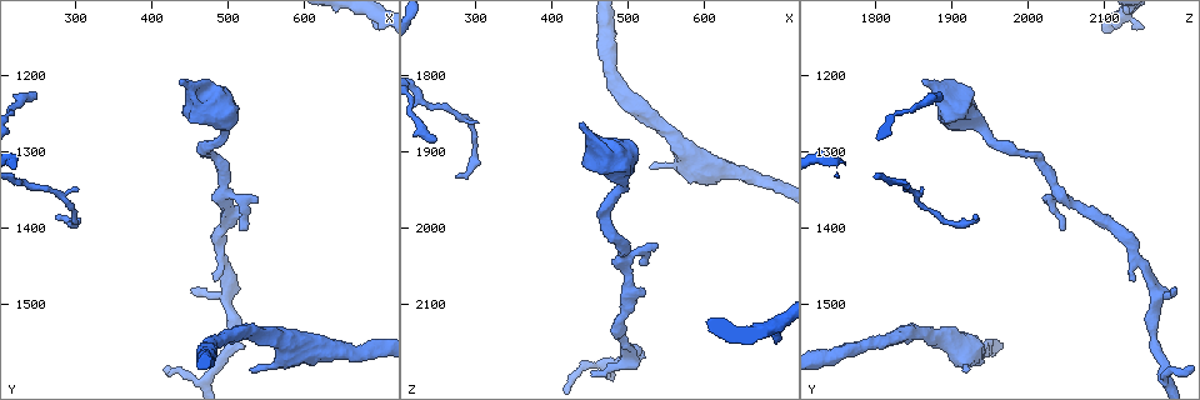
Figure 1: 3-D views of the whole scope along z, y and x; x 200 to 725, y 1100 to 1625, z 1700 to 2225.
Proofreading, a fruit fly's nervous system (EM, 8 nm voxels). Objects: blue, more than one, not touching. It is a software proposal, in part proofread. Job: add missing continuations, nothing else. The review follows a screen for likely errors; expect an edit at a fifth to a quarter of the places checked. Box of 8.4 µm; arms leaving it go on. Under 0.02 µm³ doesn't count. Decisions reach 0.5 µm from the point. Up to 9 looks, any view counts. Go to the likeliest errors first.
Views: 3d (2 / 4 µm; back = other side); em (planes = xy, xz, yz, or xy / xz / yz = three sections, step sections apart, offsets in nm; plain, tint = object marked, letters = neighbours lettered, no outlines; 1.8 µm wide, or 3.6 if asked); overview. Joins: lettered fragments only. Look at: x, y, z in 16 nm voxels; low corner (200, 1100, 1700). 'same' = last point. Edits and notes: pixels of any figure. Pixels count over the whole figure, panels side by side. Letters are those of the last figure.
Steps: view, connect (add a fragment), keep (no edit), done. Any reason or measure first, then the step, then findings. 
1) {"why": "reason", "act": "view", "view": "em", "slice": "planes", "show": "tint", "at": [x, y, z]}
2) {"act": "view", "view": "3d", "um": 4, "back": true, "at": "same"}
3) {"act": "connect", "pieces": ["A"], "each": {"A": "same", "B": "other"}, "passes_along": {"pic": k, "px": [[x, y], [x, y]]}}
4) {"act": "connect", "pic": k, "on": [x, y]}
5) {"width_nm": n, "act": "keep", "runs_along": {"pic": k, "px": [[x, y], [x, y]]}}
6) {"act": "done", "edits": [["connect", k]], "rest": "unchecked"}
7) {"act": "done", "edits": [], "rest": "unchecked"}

{"why": "free end", "act": "view", "view": "3d", "um": 2, "at": [445, 1210, 1860]}

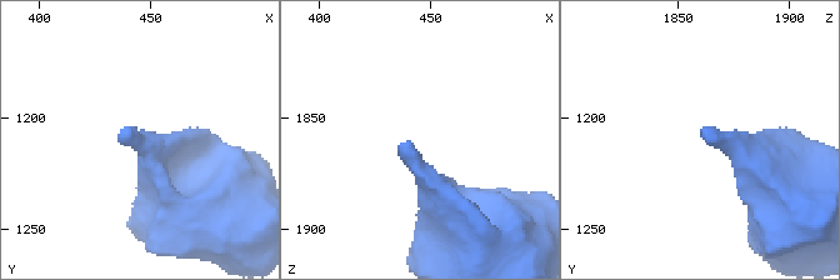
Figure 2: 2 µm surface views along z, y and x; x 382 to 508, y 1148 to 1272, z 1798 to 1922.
{"why": "need the tissue", "act": "view", "view": "em", "slice": "planes", "show": "letters", "at": [442, 1207, 1861]}

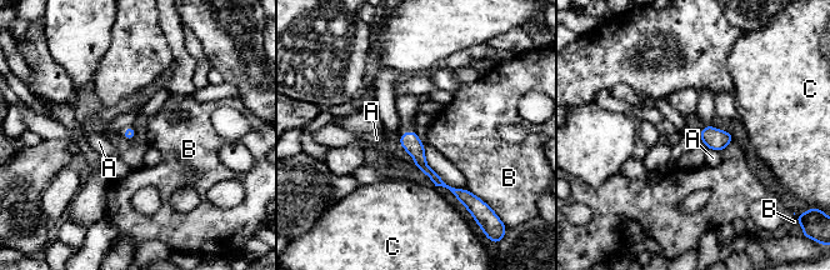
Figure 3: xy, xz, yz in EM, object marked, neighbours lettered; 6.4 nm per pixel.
{"act": "keep", "each": {"A": "other", "B": "other", "C": "other"}, "found": "no lettered fragment goes on from it"}

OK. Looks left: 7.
{"why": "free end", "act": "view", "view": "3d", "um": 4, "at": [490, 1470, 2130]}

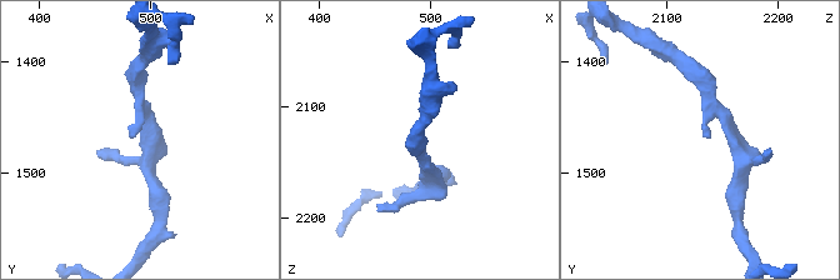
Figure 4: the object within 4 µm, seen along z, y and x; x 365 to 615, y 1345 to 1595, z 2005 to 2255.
{"why": "now the EM", "act": "view", "view": "em", "slice": "yz", "step": 16, "show": "plain", "at": [484, 1466, 2132]}

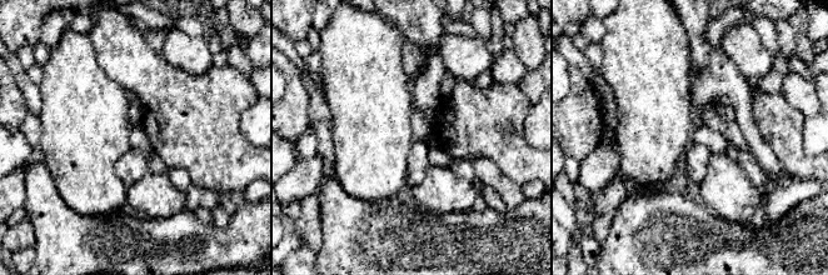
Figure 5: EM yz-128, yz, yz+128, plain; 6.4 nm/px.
{"why": "see the neighbours", "act": "view", "view": "em", "slice": "yz", "step": 16, "show": "letters", "at": "same"}

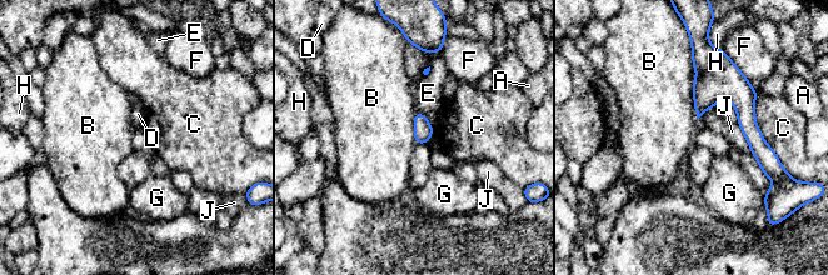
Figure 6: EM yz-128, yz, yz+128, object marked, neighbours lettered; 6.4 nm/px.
{"act": "keep", "each": {"A": "other", "B": "other", "C": "other", "D": "other", "E": "other", "F": "other", "G": "other", "H": "other", "J": "other"}, "runs_along": {"pic": 6, "px": [[697, 66], [744, 105], [762, 163]]}, "found": "none of them fits"}

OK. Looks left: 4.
{"why": "thin end", "act": "view", "view": "3d", "um": 2, "at": [525, 1590, 1920]}

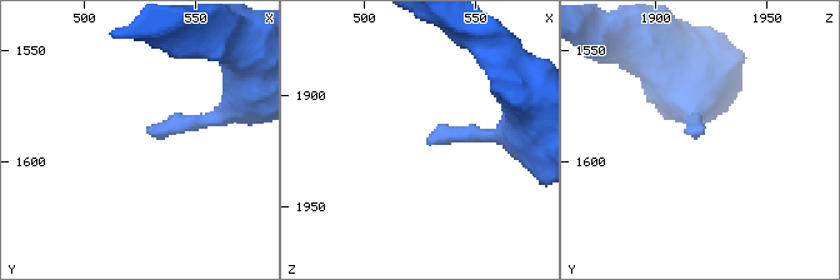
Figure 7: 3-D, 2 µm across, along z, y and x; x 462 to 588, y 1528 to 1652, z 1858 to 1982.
{"act": "view", "view": "em", "slice": "xy", "step": 16, "show": "letters", "at": [529, 1587, 1920]}

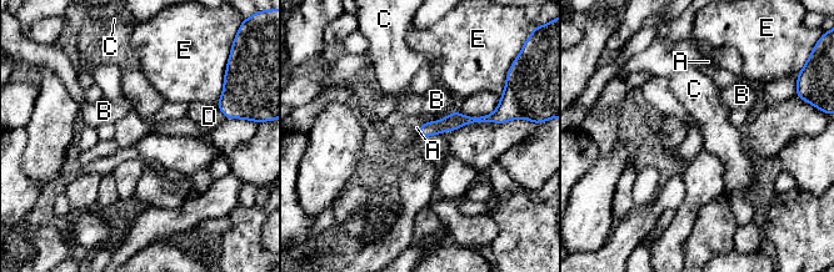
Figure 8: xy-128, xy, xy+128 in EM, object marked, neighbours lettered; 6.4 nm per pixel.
{"act": "view", "view": "em", "slice": "xz", "step": 4, "show": "letters", "at": "same"}

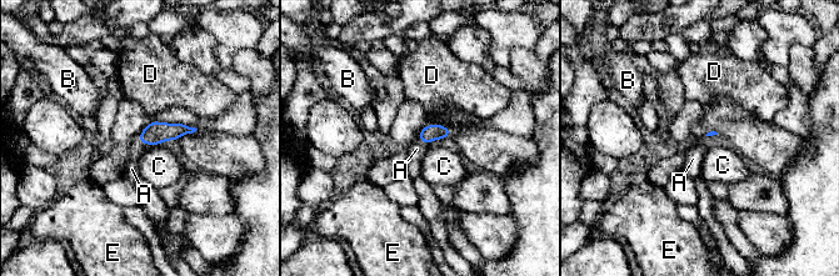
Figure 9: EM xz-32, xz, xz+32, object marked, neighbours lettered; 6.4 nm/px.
{"act": "connect", "pieces": ["A"], "each": {"A": "same", "B": "other", "C": "other", "D": "other", "E": "other"}, "found": "the neuron continues"}

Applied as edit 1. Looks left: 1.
{"act": "done", "edits": [["connect", 9]], "rest": "unchecked"}

